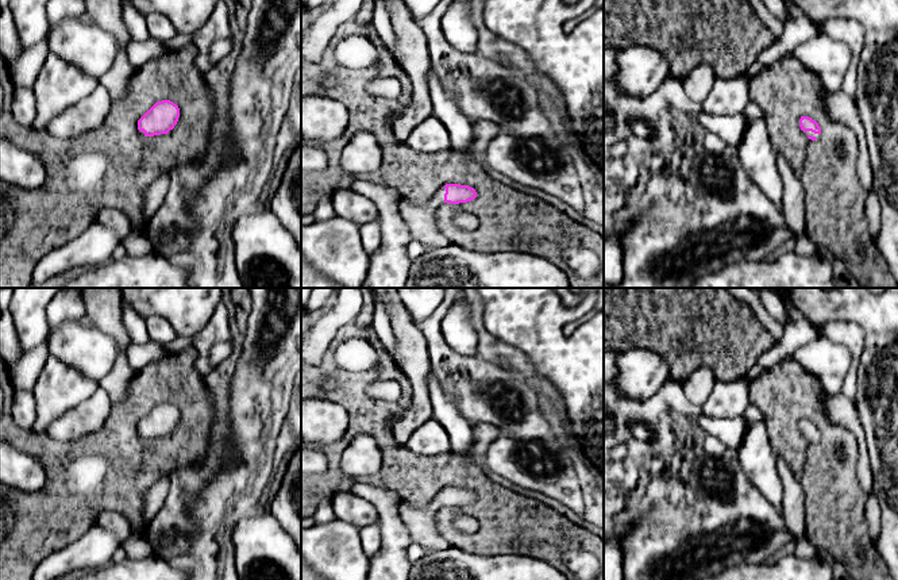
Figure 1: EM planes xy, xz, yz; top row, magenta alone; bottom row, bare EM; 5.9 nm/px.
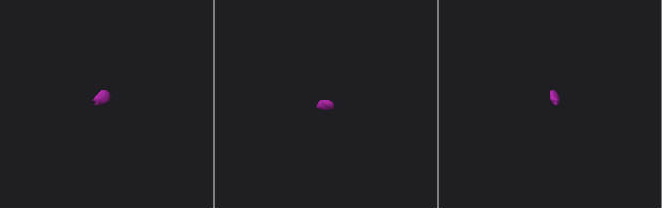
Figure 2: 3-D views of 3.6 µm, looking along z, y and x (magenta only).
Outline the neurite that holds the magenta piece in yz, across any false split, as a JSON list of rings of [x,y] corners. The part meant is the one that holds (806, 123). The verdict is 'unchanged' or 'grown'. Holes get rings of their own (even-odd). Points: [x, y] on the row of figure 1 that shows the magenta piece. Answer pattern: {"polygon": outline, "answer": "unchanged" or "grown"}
{"polygon": [[[801,116],[799,127],[806,134],[806,137],[812,141],[816,141],[821,137],[821,127],[816,120],[809,116]]], "answer": "grown"}

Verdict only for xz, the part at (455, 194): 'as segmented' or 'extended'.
extended

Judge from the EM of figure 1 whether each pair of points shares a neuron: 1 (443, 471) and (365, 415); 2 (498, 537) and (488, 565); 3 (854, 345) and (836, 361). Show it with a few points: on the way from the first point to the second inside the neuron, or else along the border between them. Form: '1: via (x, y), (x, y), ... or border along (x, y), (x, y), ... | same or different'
1: via (423, 471), (415, 471), (385, 441), (384, 436) | same
2: border along (461, 549), (469, 553), (523, 556) | different
3: border along (821, 335), (850, 350), (846, 380) | different

